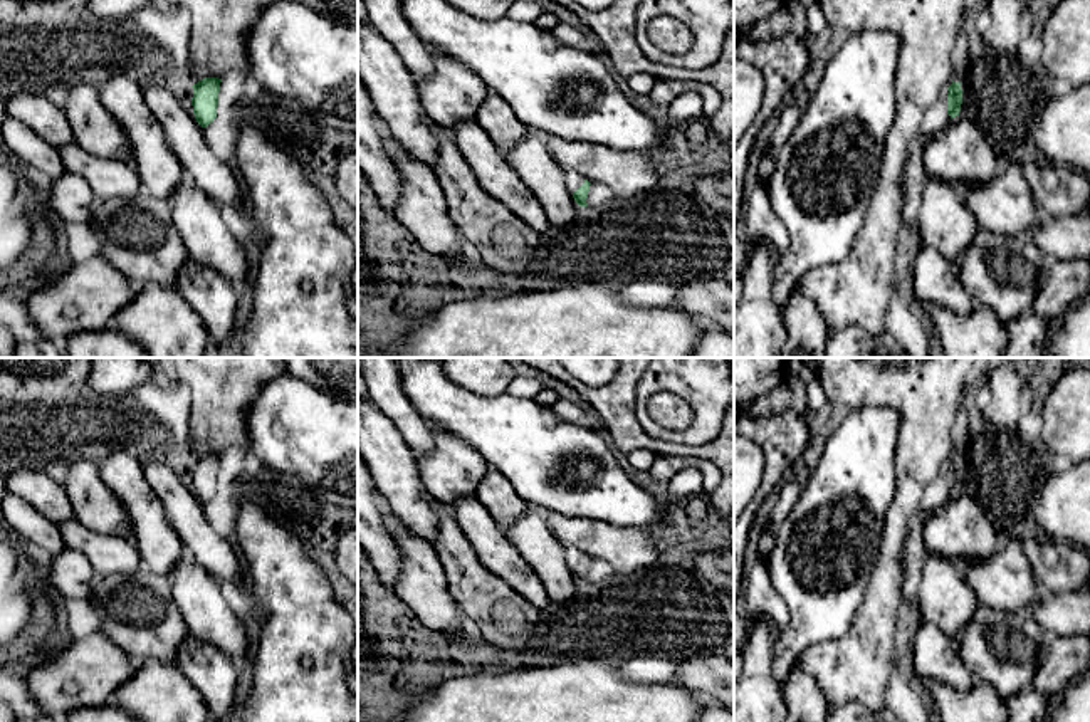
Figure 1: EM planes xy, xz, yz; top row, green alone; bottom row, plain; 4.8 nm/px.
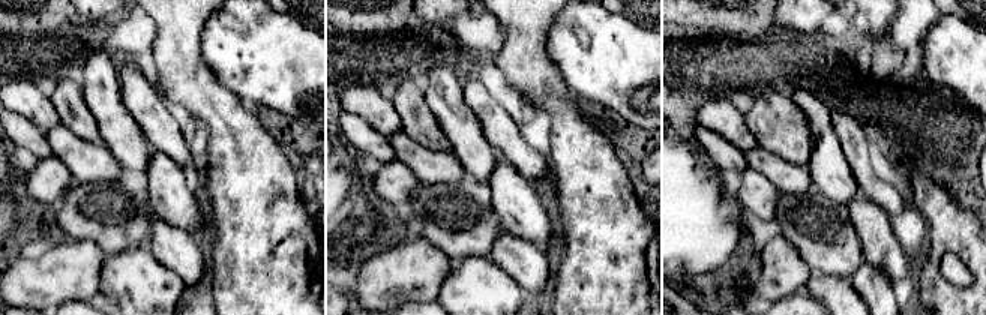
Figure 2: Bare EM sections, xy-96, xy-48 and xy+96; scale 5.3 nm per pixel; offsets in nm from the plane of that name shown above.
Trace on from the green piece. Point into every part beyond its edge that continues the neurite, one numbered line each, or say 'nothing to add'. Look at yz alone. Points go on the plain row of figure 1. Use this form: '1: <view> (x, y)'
1: yz (914, 554)

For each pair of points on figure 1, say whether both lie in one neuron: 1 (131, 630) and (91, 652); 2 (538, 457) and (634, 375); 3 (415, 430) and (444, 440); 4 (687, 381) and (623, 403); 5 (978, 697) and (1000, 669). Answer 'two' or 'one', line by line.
1: two
2: two
3: two
4: two
5: two

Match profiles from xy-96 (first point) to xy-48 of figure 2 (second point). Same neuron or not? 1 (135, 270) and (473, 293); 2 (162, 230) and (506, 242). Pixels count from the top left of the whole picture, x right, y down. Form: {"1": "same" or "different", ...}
{"1": "same", "2": "same"}

